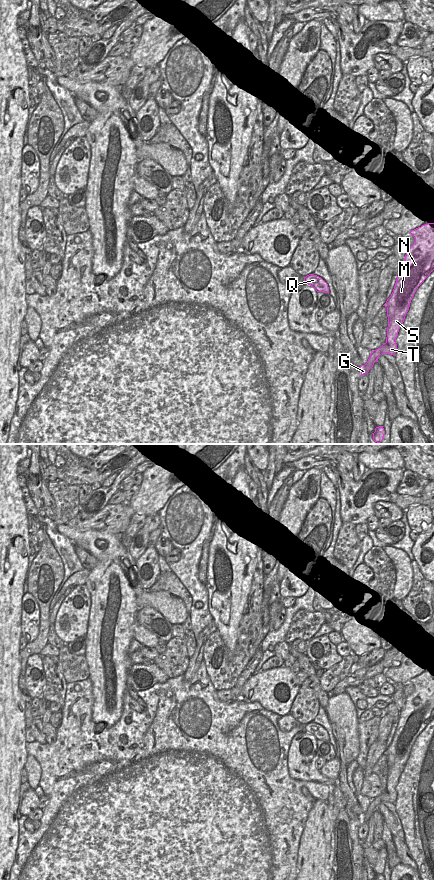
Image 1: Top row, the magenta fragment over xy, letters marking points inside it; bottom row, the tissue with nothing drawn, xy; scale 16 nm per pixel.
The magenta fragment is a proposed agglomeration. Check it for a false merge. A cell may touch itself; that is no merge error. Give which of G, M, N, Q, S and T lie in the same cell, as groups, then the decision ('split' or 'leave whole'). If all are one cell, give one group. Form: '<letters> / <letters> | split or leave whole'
G M N Q S T | leave whole

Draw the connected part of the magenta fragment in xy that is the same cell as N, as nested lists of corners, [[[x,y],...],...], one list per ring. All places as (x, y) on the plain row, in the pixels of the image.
[[[434,671],[422,673],[409,681],[415,687],[414,692],[406,697],[405,706],[399,712],[393,740],[383,753],[387,756],[388,765],[386,790],[371,799],[367,811],[358,816],[361,824],[369,820],[381,802],[395,803],[396,786],[411,748],[418,735],[434,718]]]

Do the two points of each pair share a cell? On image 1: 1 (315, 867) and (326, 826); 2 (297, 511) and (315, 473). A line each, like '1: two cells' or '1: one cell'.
1: one cell
2: one cell

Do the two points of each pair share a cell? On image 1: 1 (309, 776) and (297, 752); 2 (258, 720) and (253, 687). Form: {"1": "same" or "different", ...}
{"1": "same", "2": "different"}

